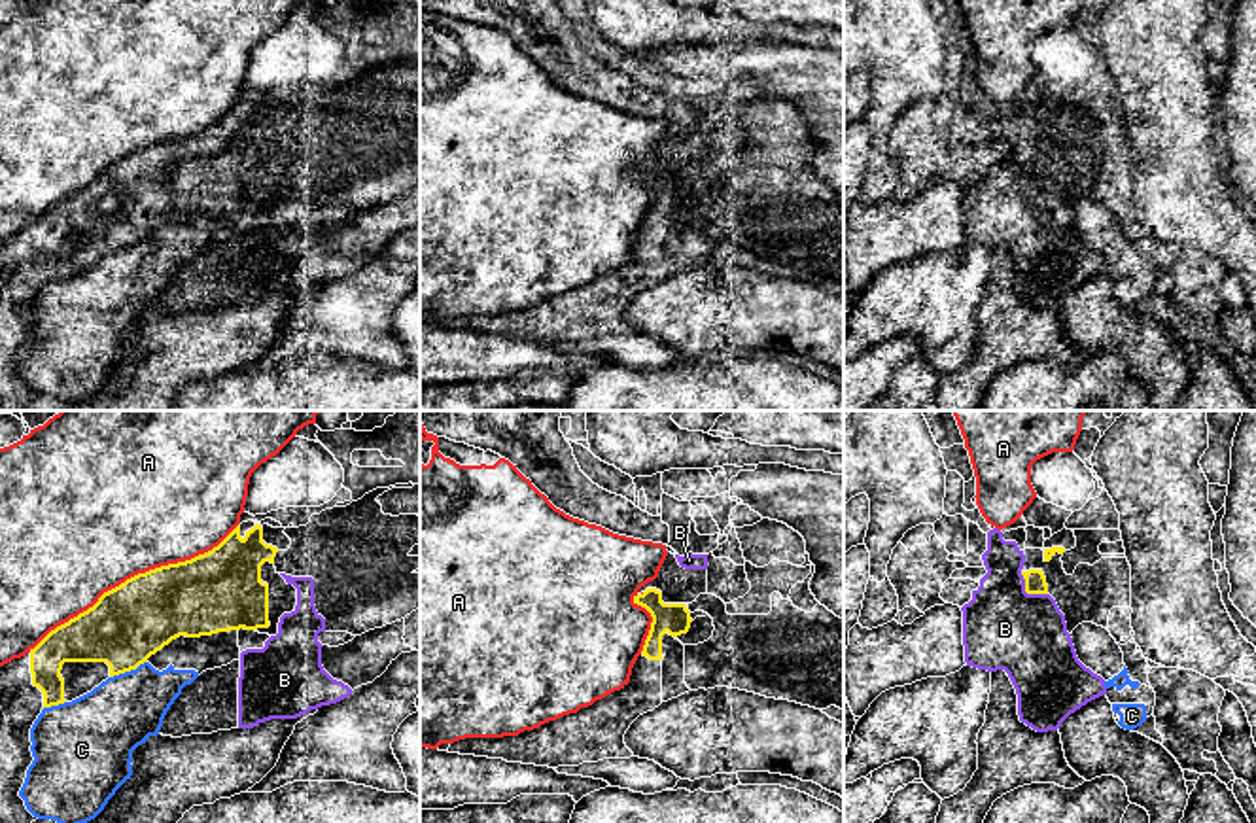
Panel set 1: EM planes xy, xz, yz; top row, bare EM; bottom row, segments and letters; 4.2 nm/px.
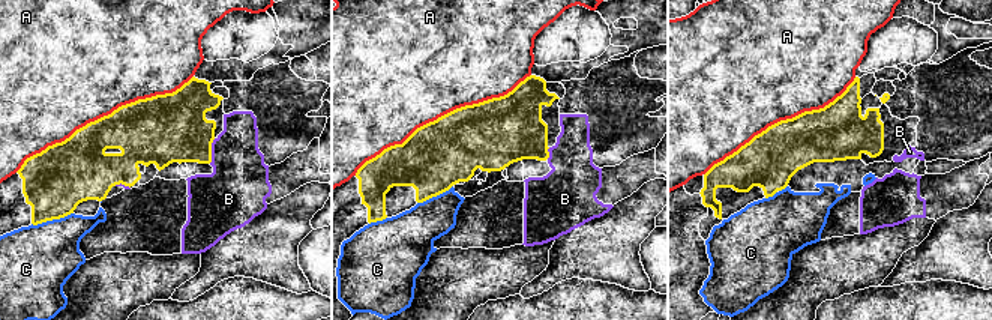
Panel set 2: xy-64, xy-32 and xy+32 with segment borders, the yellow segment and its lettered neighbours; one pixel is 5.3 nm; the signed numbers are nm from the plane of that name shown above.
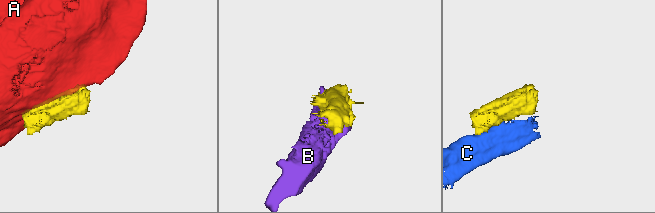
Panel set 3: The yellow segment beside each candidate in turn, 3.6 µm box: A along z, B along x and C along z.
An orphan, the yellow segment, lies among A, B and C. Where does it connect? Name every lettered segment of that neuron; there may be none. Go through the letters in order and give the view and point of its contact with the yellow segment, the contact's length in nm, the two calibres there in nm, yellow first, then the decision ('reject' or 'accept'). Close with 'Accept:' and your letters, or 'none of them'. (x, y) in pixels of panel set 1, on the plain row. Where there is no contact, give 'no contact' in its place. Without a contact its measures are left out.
A: meets yellow in xy at (135, 152); contact 1050 nm long; 320 nm thick on the yellow side, 500 nm on the other; reject
B: meets yellow in yz at (1028, 169); contact 160 nm long; 100 nm thick on the yellow side, 360 nm on the other; reject
C: meets yellow in xy at (127, 246); contact 180 nm long; 320 nm thick on the yellow side, 320 nm on the other; reject
Accept: none of them

